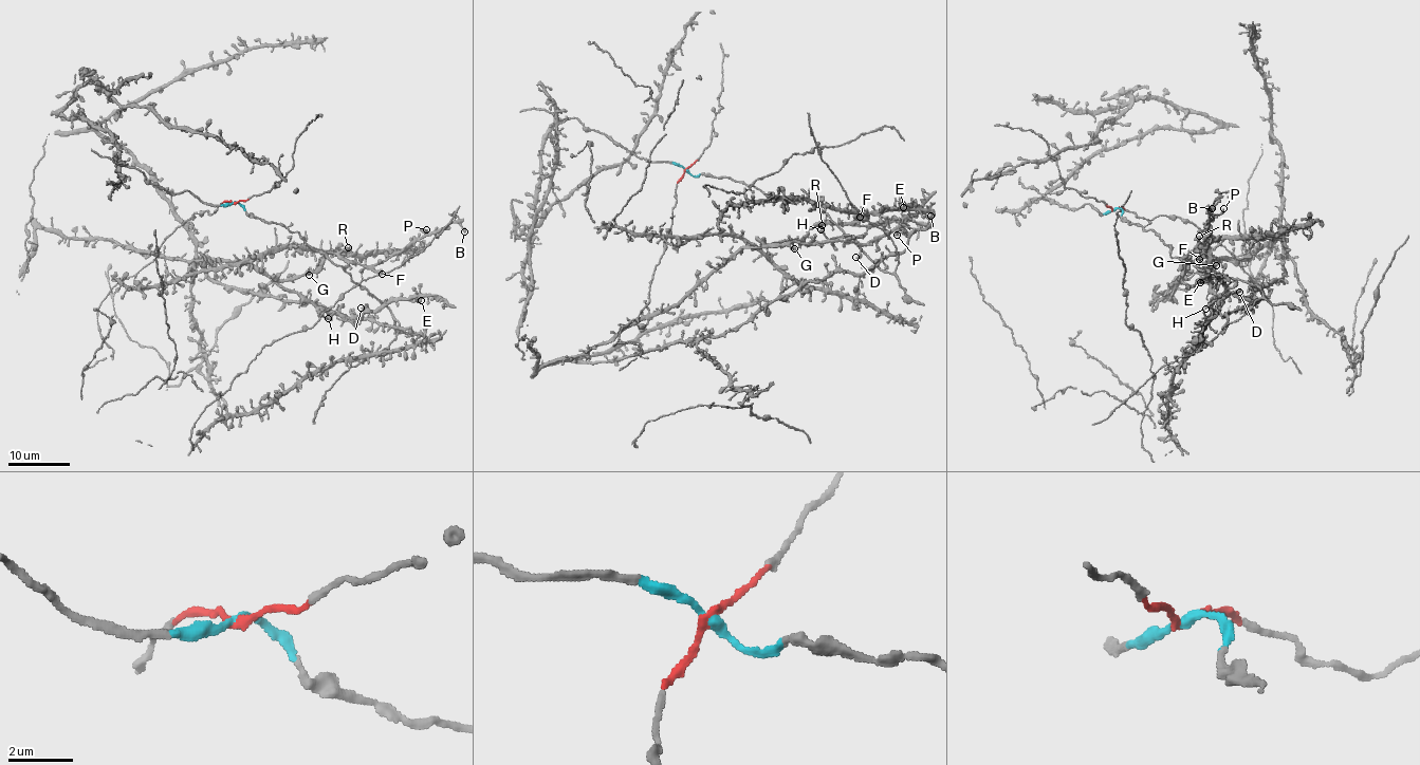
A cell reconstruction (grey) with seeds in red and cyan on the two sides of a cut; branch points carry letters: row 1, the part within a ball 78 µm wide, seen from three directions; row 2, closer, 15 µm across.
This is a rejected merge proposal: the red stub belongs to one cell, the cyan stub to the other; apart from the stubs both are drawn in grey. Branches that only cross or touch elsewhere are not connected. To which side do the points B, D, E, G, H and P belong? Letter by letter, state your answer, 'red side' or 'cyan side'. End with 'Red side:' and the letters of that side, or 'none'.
B: red side
D: red side
E: red side
G: red side
H: red side
P: red side
Red side: B, D, E, G, H, P

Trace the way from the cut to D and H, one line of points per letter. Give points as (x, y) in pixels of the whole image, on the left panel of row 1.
D: (233, 203), (195, 213), (152, 253), (239, 260), (316, 305), (347, 317), (363, 315), (361, 309)
H: (233, 203), (195, 213), (152, 253), (249, 262), (328, 310), (332, 314), (328, 319)

